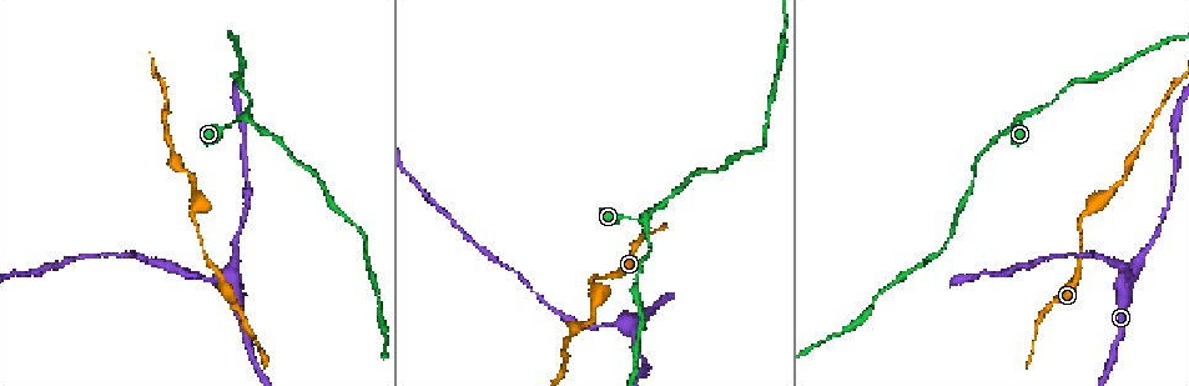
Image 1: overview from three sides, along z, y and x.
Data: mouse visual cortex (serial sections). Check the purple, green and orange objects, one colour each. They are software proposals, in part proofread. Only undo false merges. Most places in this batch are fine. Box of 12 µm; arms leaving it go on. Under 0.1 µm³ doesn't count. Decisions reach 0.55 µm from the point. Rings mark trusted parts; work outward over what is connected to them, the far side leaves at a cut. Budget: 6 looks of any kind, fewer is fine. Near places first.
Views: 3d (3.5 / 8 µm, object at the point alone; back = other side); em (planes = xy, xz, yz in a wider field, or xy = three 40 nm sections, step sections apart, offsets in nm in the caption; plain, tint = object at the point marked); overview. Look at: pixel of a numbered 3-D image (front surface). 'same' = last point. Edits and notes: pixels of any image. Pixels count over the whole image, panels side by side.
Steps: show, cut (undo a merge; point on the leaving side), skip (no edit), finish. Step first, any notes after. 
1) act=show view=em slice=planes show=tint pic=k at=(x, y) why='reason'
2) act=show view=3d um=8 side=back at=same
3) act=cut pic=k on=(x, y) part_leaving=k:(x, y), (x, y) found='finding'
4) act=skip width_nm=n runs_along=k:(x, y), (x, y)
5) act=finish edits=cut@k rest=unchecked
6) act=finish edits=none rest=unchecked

act=show view=3d um=3.5 pic=1 at=(1080, 217) why='abrupt turn'

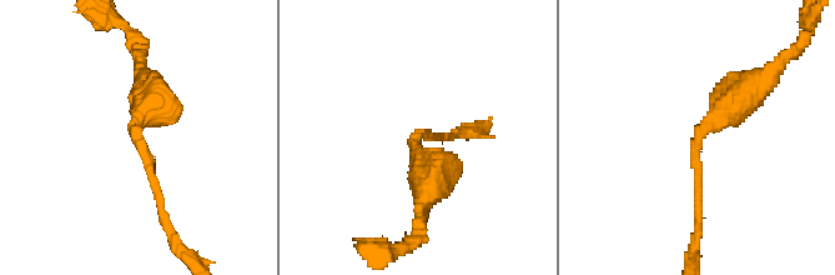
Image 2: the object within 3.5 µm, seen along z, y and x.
act=show view=em slice=xy step=2 show=tint pic=2 at=(702, 129) arm_widths_nm=150,500

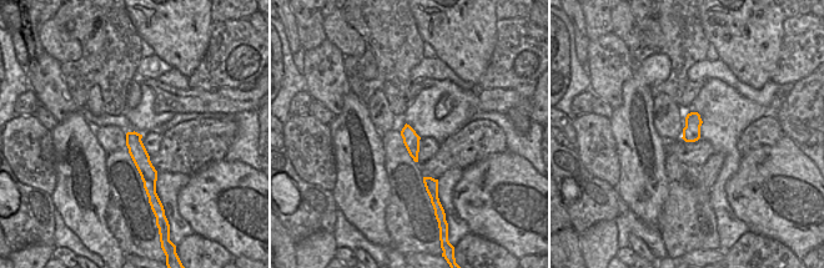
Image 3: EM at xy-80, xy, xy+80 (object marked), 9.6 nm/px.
act=skip width_nm=160 runs_along=3:(130, 135), (149, 175), (149, 186) found='one cell here'

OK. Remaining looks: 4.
act=show view=3d um=3.5 pic=1 at=(639, 221) why='branch point'

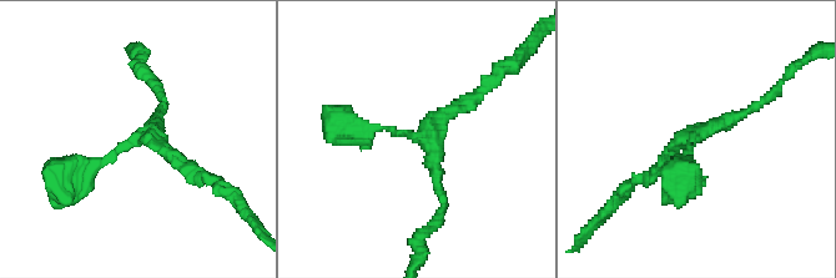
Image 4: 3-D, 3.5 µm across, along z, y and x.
act=show view=em slice=planes show=tint pic=4 at=(413, 139) arms=3 arm_widths_nm=150,150,250

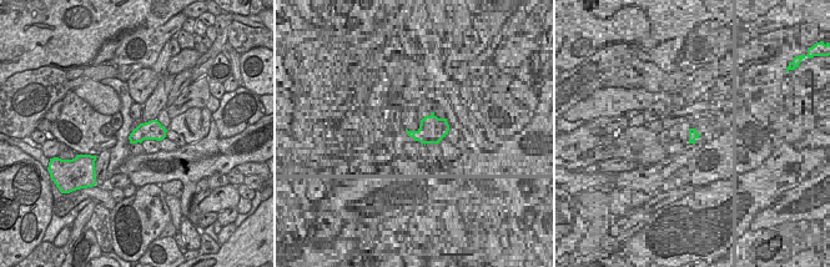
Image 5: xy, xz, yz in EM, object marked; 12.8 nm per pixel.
act=show view=em slice=xy step=3 show=tint at=same why='another direction'

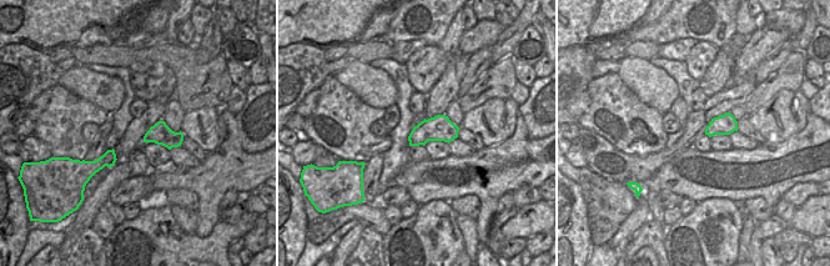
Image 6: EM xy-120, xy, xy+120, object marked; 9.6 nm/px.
act=skip runs_along=4:(346, 131), (388, 129), (416, 137), (477, 92) found='continuous, no second cell'

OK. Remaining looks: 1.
act=finish edits=none rest=unchecked

